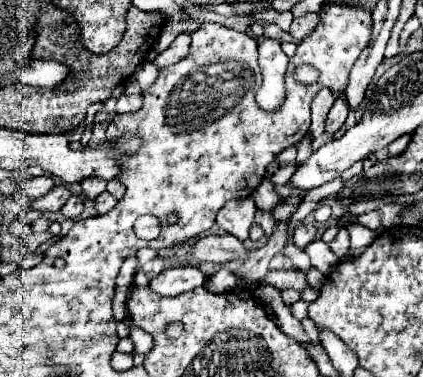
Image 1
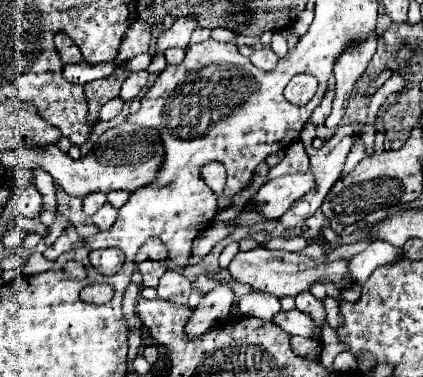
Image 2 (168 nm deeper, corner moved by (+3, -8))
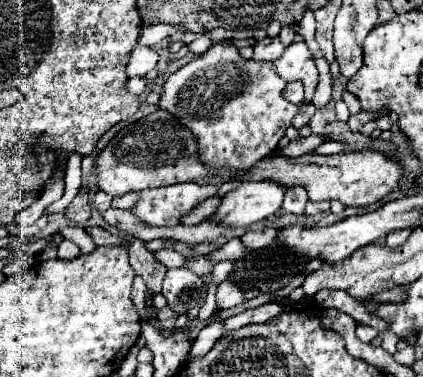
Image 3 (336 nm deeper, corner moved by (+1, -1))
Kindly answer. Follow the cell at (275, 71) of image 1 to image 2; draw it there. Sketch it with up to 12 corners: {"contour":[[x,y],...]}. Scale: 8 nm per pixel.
{"contour":[[266,48],[254,50],[250,56],[256,68],[272,70],[278,56]]}

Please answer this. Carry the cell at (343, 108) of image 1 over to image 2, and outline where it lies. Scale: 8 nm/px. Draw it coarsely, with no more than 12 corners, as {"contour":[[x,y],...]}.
{"contour":[[376,36],[350,46],[334,66],[336,96],[326,128],[338,128],[354,82],[376,52]]}

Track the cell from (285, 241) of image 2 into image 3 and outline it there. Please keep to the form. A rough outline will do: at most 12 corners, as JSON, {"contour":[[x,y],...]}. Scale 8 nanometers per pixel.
{"contour":[[278,229],[246,231],[240,237],[248,251],[272,245]]}

